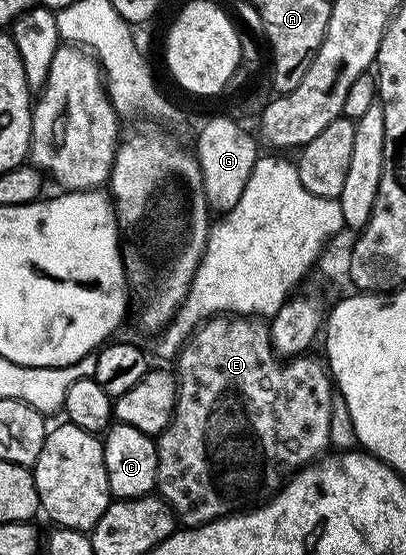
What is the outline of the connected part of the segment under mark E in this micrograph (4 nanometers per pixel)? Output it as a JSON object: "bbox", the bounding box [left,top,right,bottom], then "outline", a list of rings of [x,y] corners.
{"bbox":[155,314,335,527],"outline":[[[223,314],[210,318],[186,340],[175,360],[178,408],[168,427],[155,439],[156,490],[168,503],[178,524],[201,527],[225,515],[252,509],[272,499],[301,468],[326,454],[330,446],[335,384],[326,364],[311,356],[306,353],[290,358],[284,367],[273,350],[268,322],[247,315]]]}

